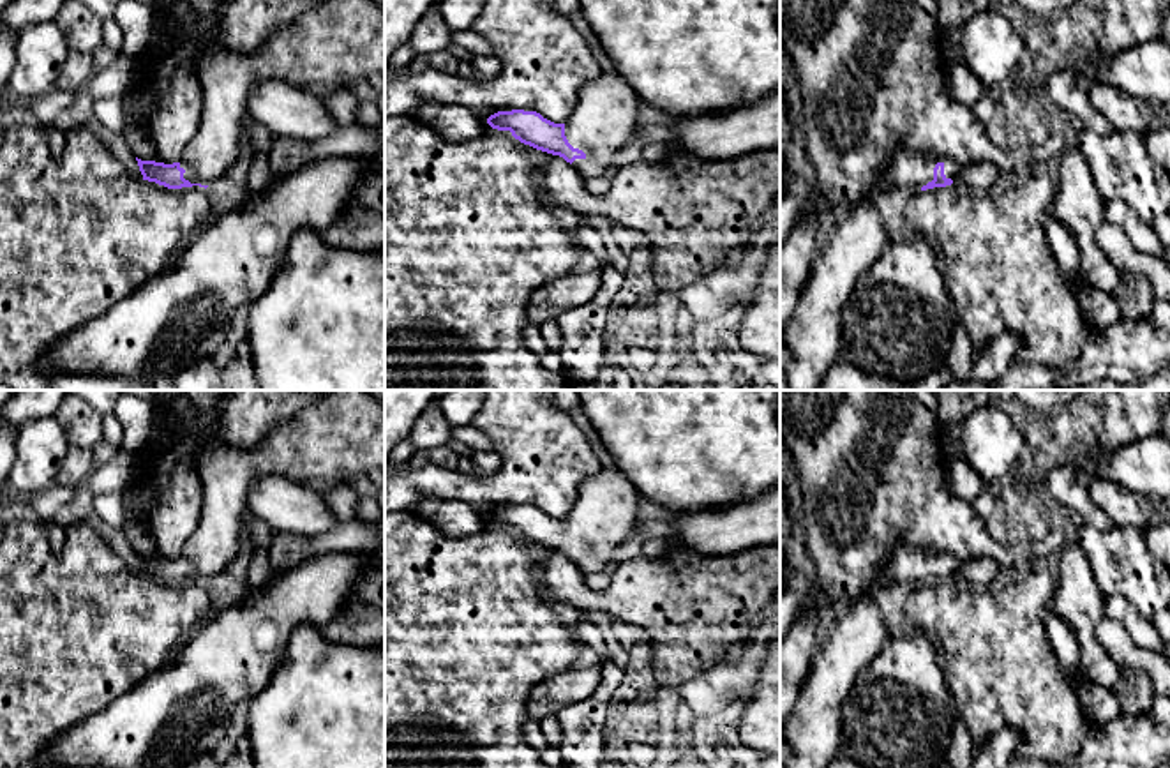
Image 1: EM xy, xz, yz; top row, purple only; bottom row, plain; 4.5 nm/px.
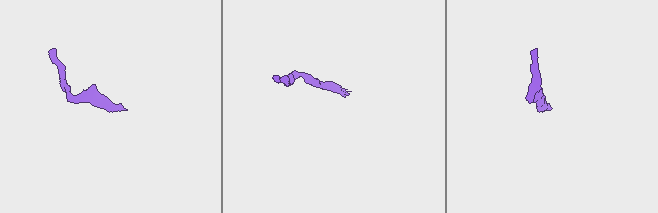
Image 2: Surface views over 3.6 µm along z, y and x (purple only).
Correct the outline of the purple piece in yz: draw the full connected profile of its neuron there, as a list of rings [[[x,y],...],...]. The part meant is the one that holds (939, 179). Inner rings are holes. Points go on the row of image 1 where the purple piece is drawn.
[[[895,150],[877,177],[870,196],[856,207],[836,212],[835,228],[822,256],[812,267],[805,290],[784,327],[780,343],[789,348],[785,385],[789,390],[819,390],[824,376],[840,360],[844,307],[859,281],[889,244],[877,200],[882,185],[926,191],[951,185],[960,164],[937,154]]]

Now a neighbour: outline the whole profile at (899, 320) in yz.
[[[919,235],[889,242],[877,261],[856,282],[844,307],[840,358],[856,364],[865,374],[912,383],[946,365],[956,312],[937,267],[937,251]]]

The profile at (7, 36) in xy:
[[[0,26],[0,102],[7,99],[7,81],[16,62],[18,30]]]

